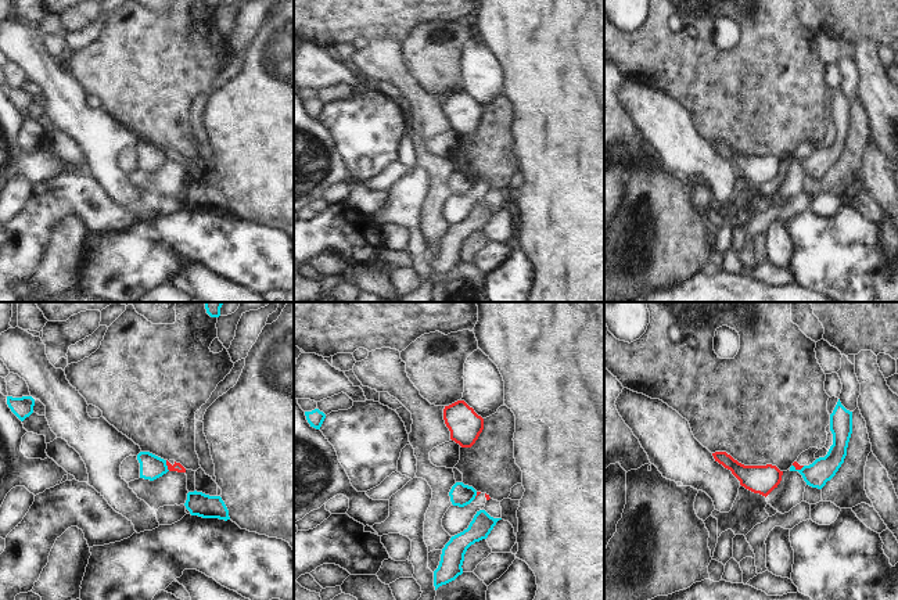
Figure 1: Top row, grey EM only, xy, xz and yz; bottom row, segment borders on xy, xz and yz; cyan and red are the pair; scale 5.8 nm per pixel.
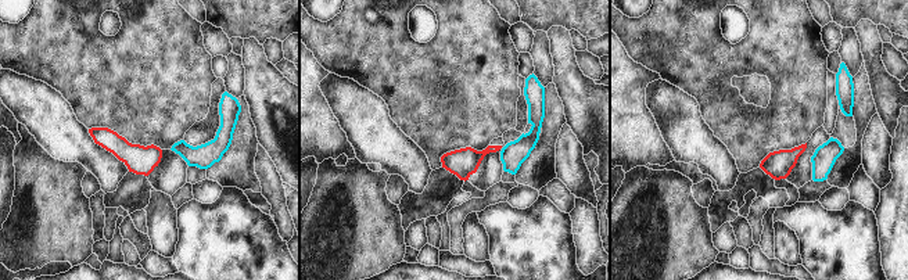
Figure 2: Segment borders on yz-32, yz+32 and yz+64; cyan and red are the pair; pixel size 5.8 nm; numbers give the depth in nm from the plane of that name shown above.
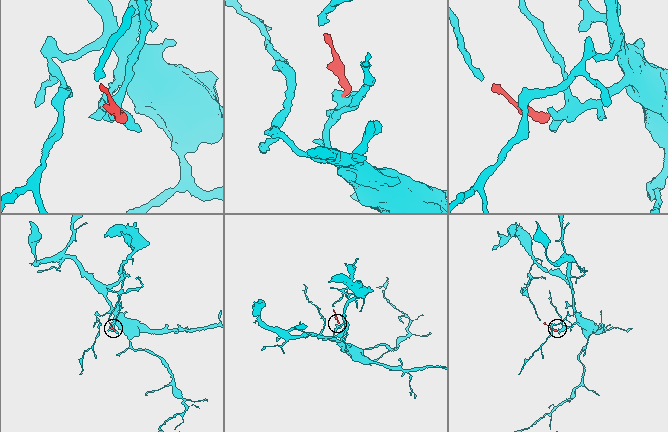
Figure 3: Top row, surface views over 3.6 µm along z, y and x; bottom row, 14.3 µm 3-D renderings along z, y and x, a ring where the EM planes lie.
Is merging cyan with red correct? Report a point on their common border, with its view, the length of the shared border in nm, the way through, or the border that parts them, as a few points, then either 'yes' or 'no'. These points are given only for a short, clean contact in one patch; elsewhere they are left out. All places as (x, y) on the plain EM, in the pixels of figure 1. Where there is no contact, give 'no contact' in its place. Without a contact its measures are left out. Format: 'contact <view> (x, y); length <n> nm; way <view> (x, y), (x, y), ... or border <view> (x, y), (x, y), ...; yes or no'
contact xy (166, 155); length 70 nm; border xy (165, 150), (169, 160); no

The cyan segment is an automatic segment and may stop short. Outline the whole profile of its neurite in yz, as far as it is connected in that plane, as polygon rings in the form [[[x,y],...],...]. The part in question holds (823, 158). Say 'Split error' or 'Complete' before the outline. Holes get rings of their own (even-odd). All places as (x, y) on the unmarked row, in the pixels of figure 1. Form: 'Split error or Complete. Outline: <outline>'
Complete. Outline: [[[840,89],[830,104],[830,121],[833,123],[833,134],[825,147],[816,148],[801,159],[797,159],[794,155],[790,157],[790,161],[798,161],[807,175],[812,177],[822,179],[836,165],[847,145],[852,123],[852,101],[847,100]]]

